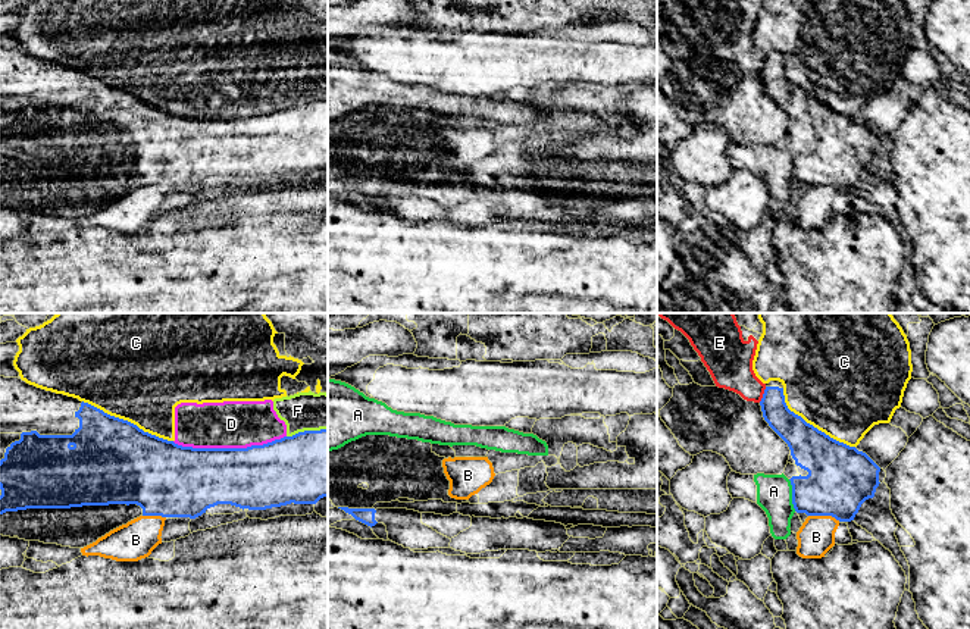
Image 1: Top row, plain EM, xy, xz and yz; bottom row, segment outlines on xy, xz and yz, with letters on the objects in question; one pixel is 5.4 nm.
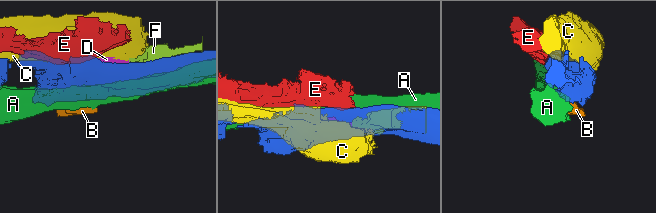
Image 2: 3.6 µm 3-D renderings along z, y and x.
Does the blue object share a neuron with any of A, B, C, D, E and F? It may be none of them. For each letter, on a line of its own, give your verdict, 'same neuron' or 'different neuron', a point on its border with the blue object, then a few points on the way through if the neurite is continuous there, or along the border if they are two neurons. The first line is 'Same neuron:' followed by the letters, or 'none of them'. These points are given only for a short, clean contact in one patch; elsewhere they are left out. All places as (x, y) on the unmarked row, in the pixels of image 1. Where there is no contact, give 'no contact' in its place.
Same neuron: B
A: different neuron; meets blue in yz at (792, 166)
B: same neuron; meets blue in yz at (825, 185)
C: different neuron; meets blue in xy at (127, 91)
D: different neuron; meets blue in xy at (228, 119)
E: different neuron; meets blue in yz at (763, 65); border along yz (766, 58), (759, 72)
F: different neuron; meets blue in xy at (306, 102)

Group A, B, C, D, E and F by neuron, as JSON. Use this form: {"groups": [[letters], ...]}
{"groups": [["A"], ["B"], ["C", "D", "F"], ["E"]]}

